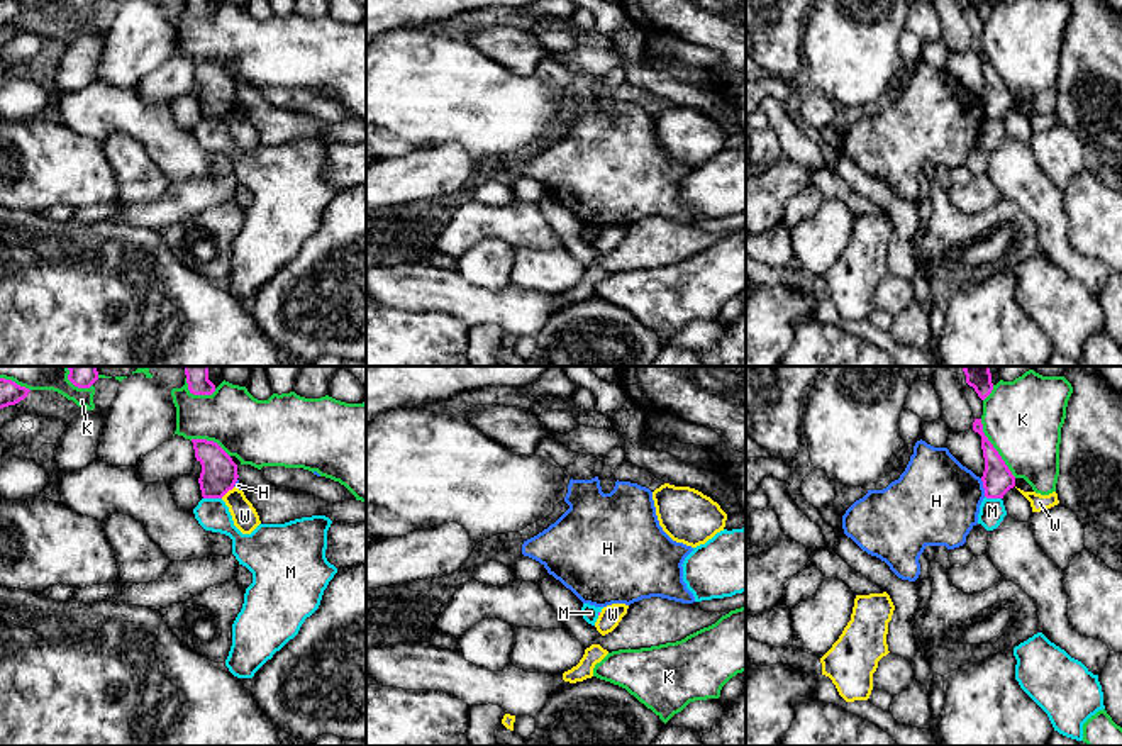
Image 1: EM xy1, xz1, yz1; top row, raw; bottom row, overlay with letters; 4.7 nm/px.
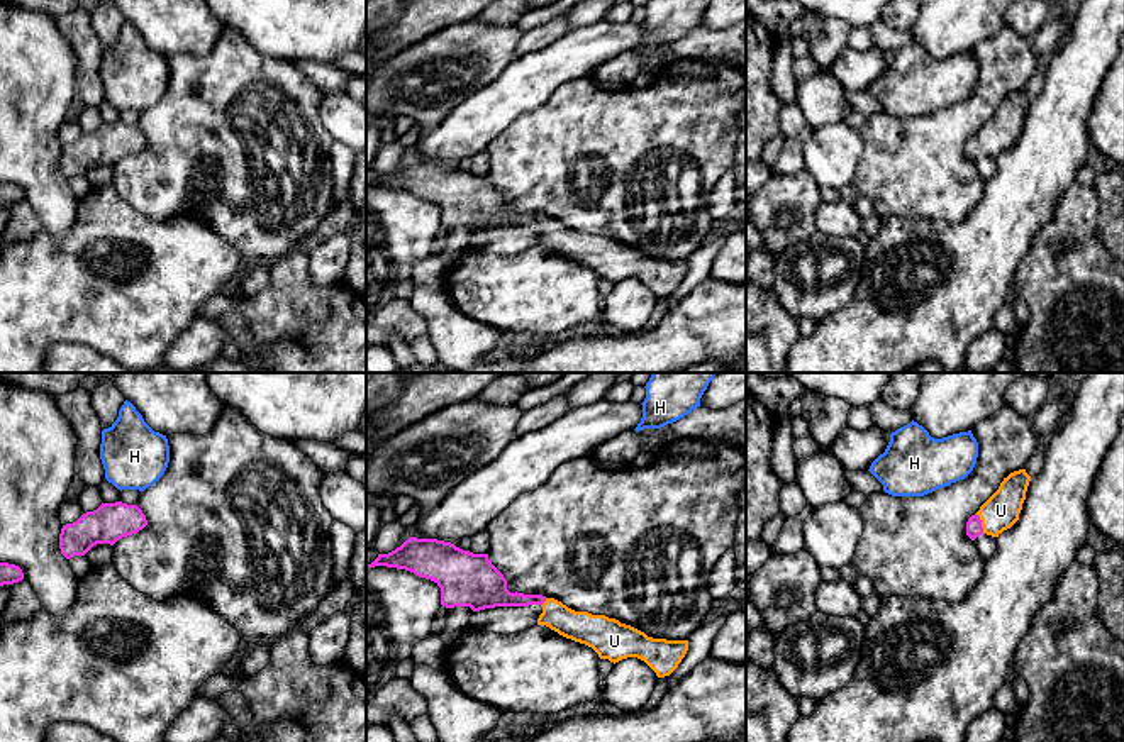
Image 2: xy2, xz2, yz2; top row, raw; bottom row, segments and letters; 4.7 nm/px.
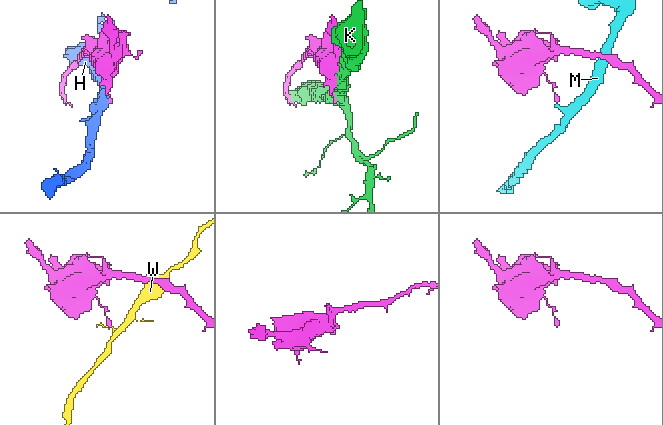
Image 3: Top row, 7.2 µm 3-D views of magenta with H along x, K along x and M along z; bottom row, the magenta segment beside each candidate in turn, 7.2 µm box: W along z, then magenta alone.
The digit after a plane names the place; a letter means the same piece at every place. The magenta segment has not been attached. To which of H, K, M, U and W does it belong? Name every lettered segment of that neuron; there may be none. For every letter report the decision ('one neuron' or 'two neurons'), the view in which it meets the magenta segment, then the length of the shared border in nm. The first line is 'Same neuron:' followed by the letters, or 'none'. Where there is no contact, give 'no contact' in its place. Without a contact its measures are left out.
Same neuron: U
H: two neurons; meets magenta in yz1; contact 90 nm long
K: two neurons; meets magenta in yz1; contact 320 nm long
M: two neurons; meets magenta in xy1; contact 90 nm long
U: one neuron; meets magenta in yz2; contact 100 nm long
W: two neurons; meets magenta in xy1; contact 90 nm long

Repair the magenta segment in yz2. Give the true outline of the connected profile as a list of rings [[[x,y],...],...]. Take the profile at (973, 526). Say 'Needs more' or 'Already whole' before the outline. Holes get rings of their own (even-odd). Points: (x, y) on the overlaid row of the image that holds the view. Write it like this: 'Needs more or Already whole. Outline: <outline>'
Needs more. Outline: [[[1026,469],[1004,478],[999,490],[968,518],[966,535],[971,540],[982,534],[999,537],[1010,529],[1019,520],[1029,481]]]

